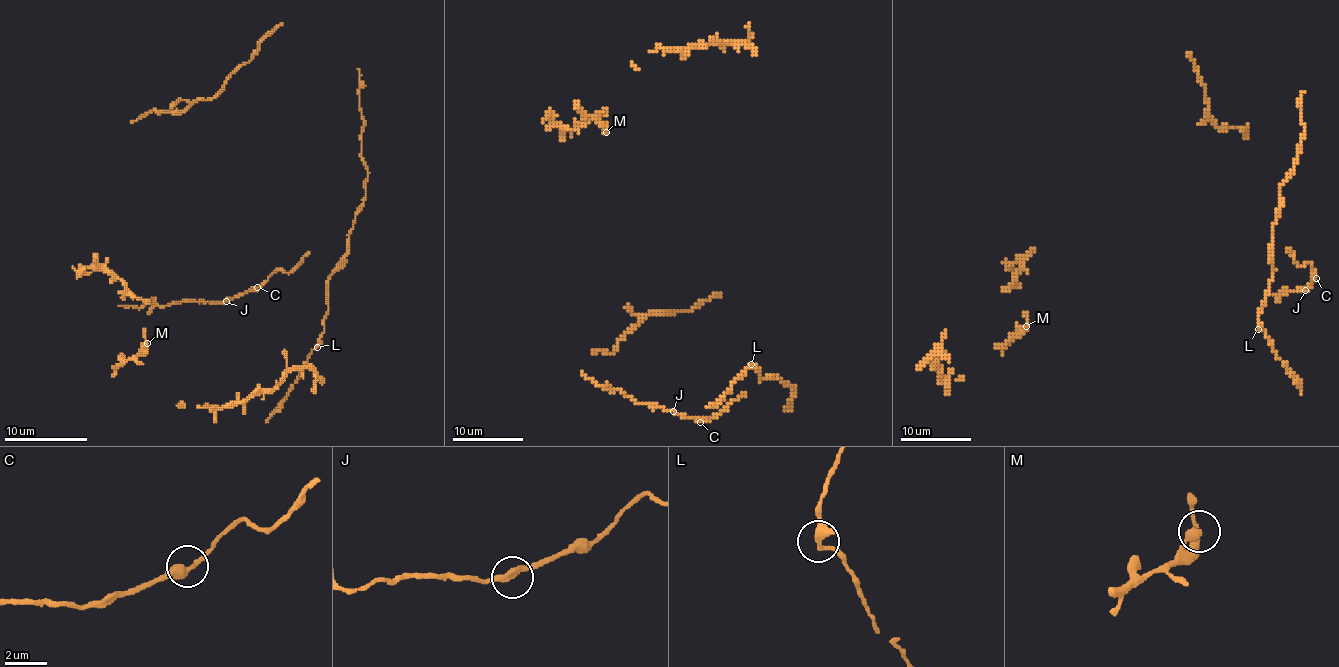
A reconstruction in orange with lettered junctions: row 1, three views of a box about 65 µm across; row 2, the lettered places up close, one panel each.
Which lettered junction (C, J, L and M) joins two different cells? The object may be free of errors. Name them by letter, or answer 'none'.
L

